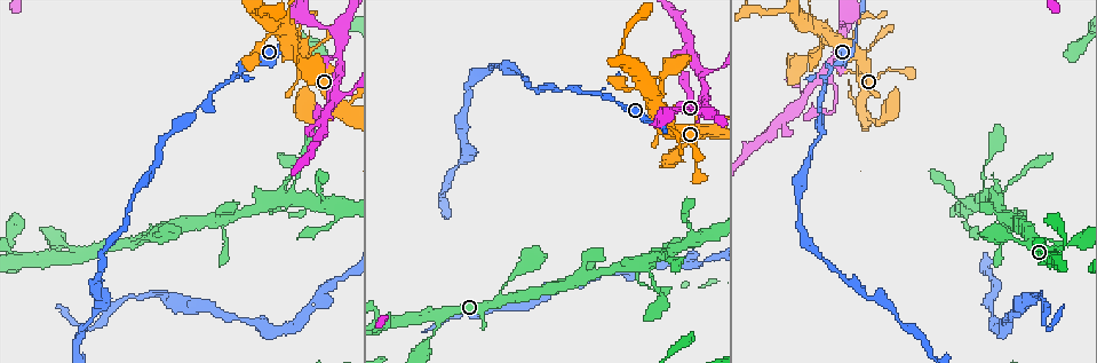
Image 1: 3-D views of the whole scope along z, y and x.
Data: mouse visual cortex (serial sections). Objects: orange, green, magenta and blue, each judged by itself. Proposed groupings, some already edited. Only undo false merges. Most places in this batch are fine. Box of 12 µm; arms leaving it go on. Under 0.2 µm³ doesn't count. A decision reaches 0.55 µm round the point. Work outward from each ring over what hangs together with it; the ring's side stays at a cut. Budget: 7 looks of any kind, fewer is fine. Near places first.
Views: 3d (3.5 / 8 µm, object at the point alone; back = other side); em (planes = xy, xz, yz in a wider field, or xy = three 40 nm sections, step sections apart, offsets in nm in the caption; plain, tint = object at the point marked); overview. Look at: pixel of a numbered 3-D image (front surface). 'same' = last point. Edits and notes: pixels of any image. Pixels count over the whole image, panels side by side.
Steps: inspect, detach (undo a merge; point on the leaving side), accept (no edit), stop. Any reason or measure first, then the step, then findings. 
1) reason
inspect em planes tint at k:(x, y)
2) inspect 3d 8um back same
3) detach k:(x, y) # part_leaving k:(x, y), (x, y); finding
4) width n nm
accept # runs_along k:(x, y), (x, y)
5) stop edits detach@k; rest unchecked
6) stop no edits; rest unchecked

sharp bend
inspect 3d 3.5um at 1:(705, 111)

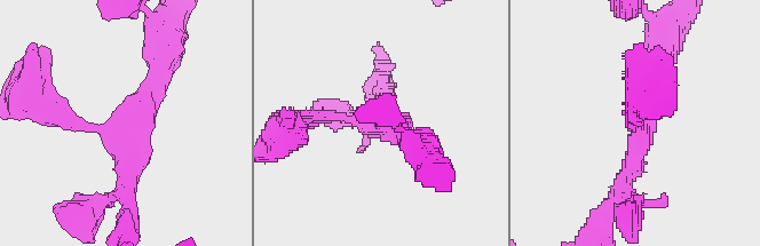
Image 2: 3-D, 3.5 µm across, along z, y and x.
arms 3; arm_widths 200, 250, 350 nm
inspect em xy step 1 tint at 2:(640, 139)

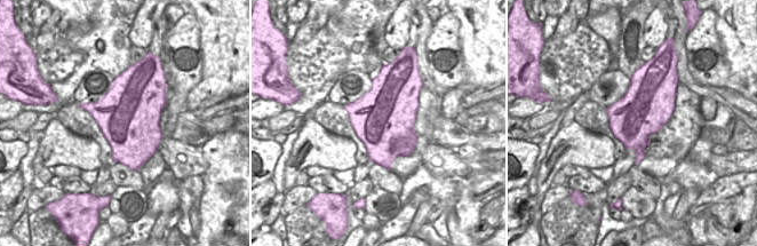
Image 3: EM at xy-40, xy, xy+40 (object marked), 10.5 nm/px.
accept # runs_along 2:(632, 197), (634, 117); all the same cell

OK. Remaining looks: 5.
three arms meet
inspect em xy step 5 tint at 1:(335, 91)

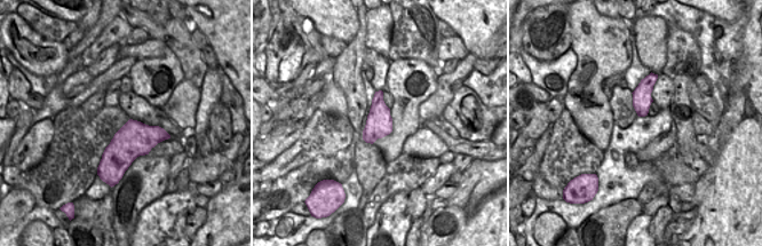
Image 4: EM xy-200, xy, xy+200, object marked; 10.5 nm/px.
wider look
inspect 3d 3.5um same

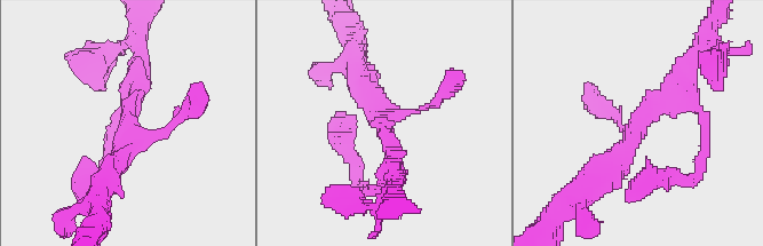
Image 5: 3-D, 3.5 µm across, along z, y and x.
arms 3; arm_widths 100, 300, 300 nm
accept # runs_along 5:(690, 69), (590, 181); all the same cell

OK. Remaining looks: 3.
small branch off a trunk
inspect 3d 3.5um at 1:(861, 111)

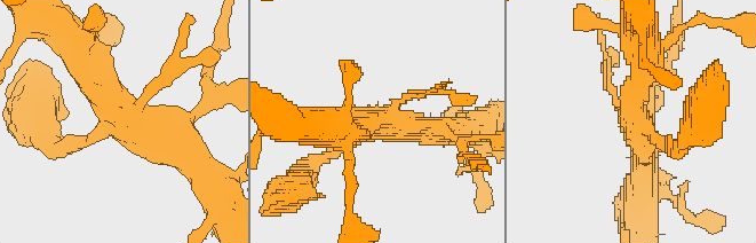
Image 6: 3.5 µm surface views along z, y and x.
arms 4; arm_widths 150, 150, 400, 400 nm
inspect em xy step 3 tint at 6:(636, 117)

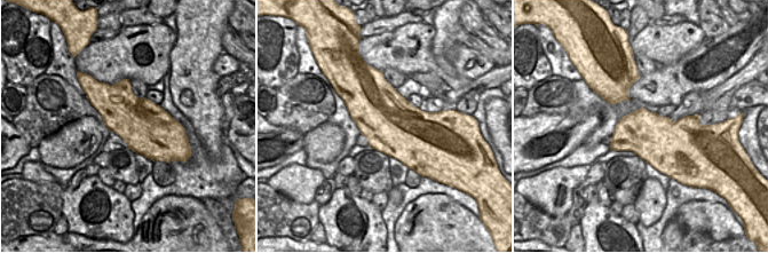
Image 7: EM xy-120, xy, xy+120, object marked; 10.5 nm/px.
accept # runs_along 6:(645, 48), (634, 111), (675, 147); all the same cell

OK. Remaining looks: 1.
stop no edits; rest unchecked

